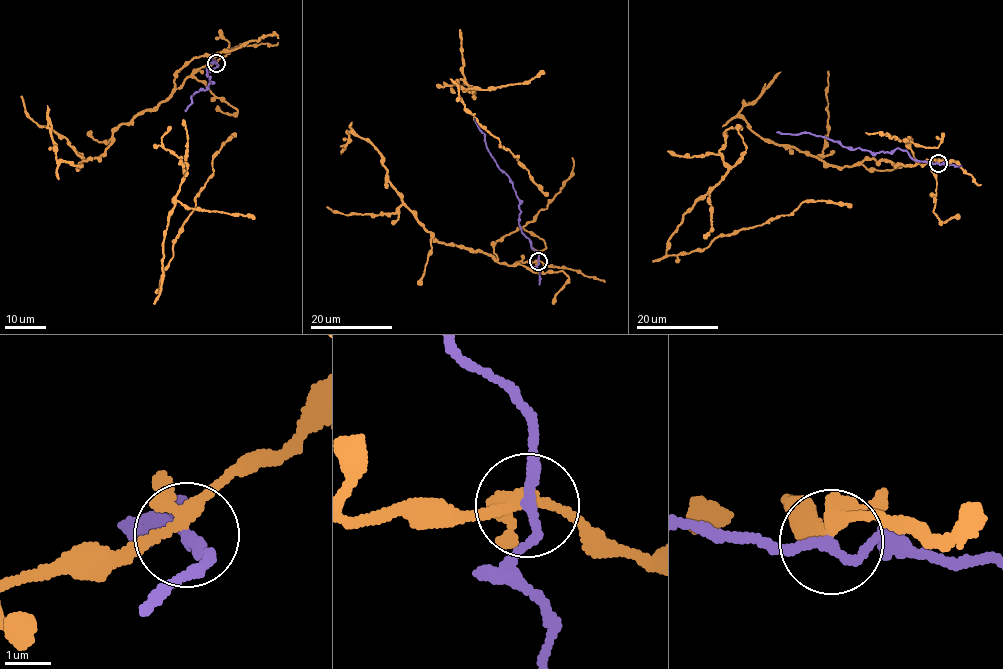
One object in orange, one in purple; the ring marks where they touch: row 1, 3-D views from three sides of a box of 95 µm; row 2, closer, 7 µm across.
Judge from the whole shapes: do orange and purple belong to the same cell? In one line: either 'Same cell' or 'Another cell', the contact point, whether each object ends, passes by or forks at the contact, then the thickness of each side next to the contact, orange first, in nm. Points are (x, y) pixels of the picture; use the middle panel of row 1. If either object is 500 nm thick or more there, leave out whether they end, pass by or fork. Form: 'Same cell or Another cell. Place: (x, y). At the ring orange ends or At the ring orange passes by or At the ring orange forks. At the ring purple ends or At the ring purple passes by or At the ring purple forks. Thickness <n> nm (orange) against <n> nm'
Another cell. Place: (538, 261). At the ring orange forks. At the ring purple passes by. Thickness 240 nm (orange) against 200 nm

